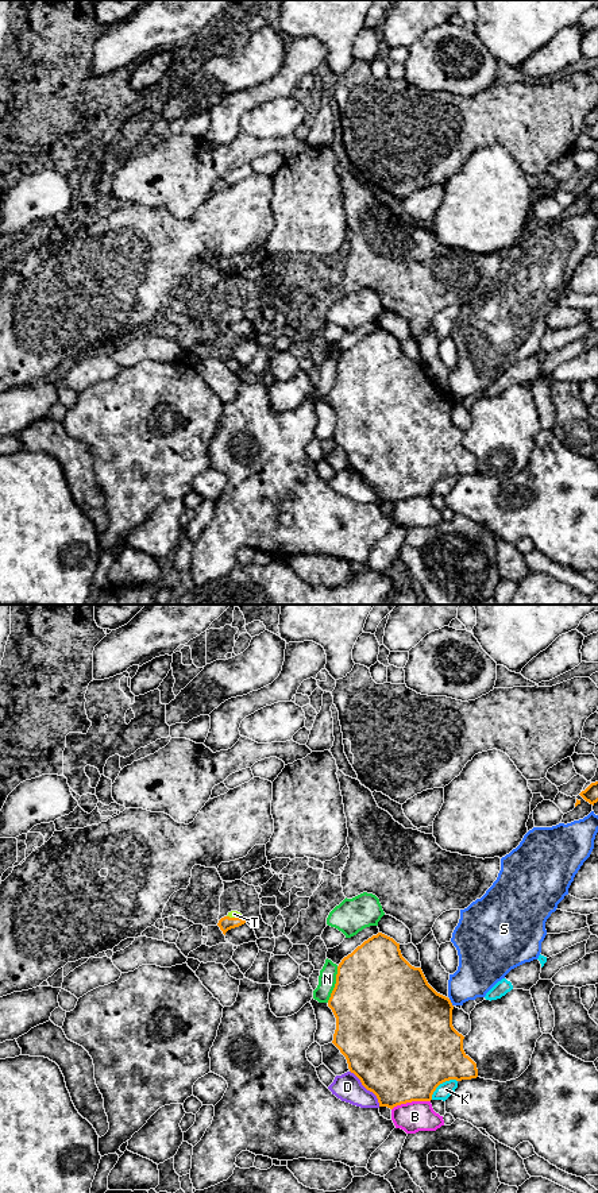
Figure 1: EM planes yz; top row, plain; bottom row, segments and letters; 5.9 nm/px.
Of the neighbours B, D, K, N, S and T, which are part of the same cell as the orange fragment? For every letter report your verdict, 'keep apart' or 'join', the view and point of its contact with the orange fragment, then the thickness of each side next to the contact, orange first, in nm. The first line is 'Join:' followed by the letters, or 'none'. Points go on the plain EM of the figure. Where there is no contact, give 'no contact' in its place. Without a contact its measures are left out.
Join: T
B: keep apart; meets orange in yz at (411, 497); 500 nm thick on the orange side, 180 nm on the other
D: keep apart; meets orange in yz at (367, 485); 500 nm thick on the orange side, 160 nm on the other
K: keep apart; meets orange in yz at (440, 478); 500 nm thick on the orange side, 90 nm on the other
N: keep apart; meets orange in yz at (335, 379); 500 nm thick on the orange side, 110 nm on the other
S: keep apart; meets orange in yz at (451, 398); 440 nm thick on the orange side, 240 nm on the other
T: join; meets orange in yz at (235, 313); 90 nm thick on the orange side, 50 nm on the other

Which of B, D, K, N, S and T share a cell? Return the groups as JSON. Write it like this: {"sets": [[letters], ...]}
{"sets": [["B"], ["D"], ["K"], ["N"], ["S"], ["T"]]}

